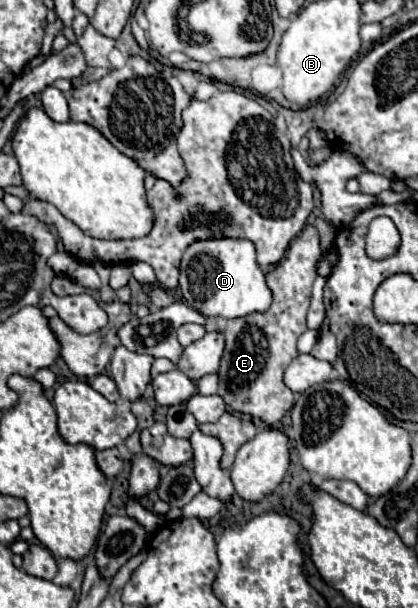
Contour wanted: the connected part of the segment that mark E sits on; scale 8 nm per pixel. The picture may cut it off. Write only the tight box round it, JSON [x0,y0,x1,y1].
[217,225,321,424]

